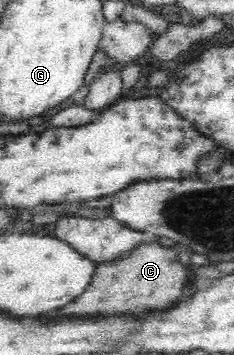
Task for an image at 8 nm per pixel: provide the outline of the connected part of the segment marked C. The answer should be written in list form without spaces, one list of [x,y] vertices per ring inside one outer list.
[[[159,237],[153,241],[137,243],[131,251],[117,255],[107,261],[96,262],[97,269],[91,280],[91,287],[85,289],[79,299],[67,303],[67,307],[59,309],[67,315],[111,315],[121,311],[136,311],[143,309],[163,309],[175,303],[179,297],[185,295],[188,286],[188,267],[179,259],[179,253],[174,247],[162,245]]]

